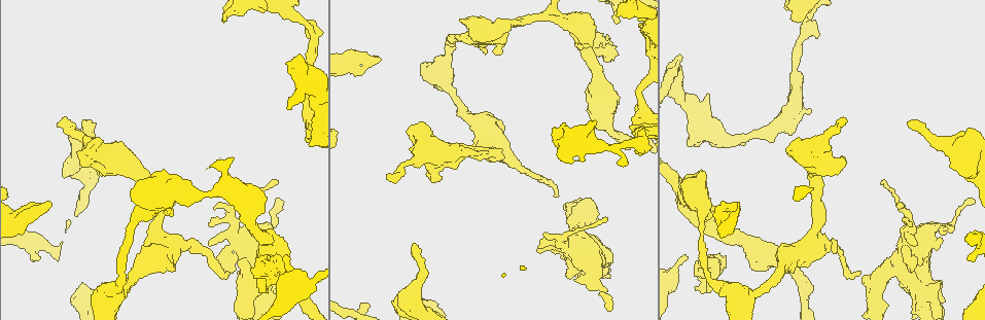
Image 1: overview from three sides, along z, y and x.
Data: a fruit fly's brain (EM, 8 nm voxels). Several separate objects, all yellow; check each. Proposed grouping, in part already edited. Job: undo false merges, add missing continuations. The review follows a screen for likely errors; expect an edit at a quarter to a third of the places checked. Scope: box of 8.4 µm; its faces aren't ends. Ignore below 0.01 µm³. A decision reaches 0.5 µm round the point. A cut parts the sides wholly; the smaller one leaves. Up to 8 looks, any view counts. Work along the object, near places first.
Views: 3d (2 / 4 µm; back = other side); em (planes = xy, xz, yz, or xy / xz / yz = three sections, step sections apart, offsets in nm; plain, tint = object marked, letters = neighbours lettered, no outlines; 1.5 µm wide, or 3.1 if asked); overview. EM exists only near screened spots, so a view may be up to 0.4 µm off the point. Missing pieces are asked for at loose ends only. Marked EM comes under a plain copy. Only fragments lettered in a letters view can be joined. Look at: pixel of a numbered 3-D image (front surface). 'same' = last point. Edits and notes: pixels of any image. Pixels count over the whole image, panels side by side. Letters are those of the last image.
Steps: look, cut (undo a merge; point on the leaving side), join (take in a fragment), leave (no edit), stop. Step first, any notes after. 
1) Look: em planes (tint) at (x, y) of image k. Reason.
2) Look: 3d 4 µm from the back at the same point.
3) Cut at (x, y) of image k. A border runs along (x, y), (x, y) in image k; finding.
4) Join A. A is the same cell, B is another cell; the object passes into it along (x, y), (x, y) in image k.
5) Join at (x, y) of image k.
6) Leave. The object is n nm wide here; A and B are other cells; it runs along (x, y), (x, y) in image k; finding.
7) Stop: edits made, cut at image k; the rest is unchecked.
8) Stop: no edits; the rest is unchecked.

Look: em planes (letters) at (908, 268) of image 1.

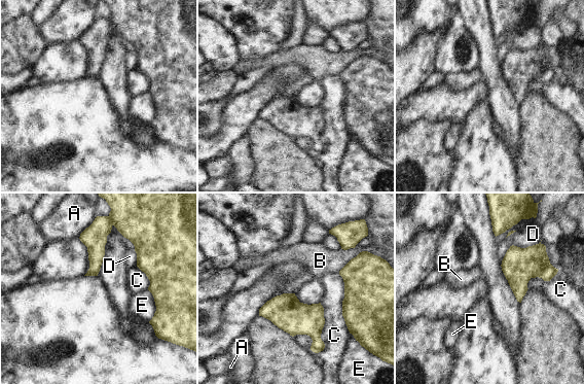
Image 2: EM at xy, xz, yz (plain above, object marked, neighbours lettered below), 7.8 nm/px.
Leave. A, B, C, D and E are other cells; no lettered fragment goes on from it.

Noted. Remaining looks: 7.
Look: em xz step 4 (tint) at (223, 18) of image 1. Branch stops here.

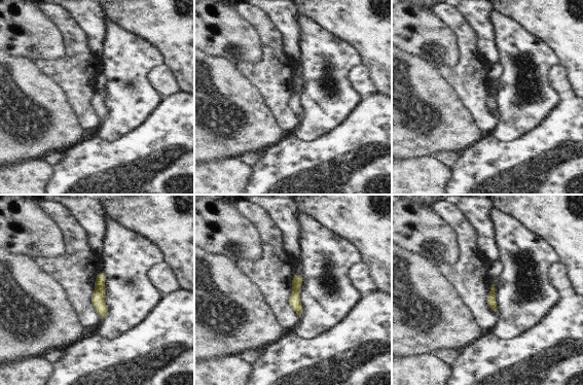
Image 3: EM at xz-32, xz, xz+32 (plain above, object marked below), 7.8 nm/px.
Look: em planes (letters) at the same point. Another direction.

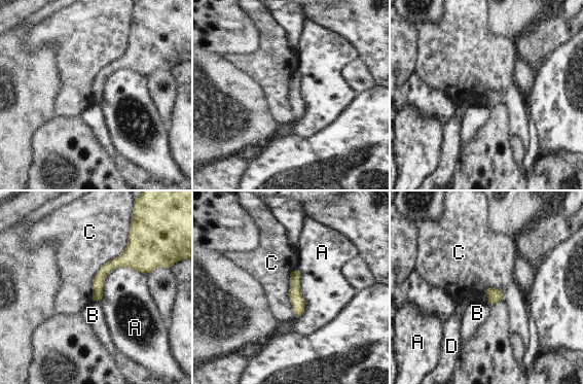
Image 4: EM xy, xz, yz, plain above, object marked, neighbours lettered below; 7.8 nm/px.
Leave. A, B, C and D are other cells; it runs along (149, 265), (111, 265), (95, 298) in image 4; none of them fits.

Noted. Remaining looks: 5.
Look: em planes (letters) at (909, 122) of image 1. An open end.

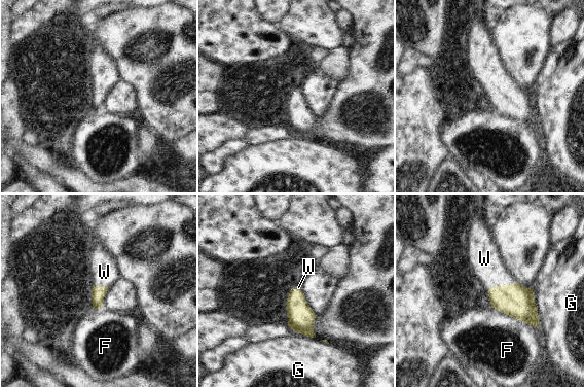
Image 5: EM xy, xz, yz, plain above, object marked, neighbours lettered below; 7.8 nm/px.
Join W. W is the same cell, F and G are other cells; the object passes into it along (516, 301), (501, 286), (485, 260) in image 5; the neuron continues.

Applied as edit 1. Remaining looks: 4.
Stop: edits made, join at image 5; the rest is unchecked.

